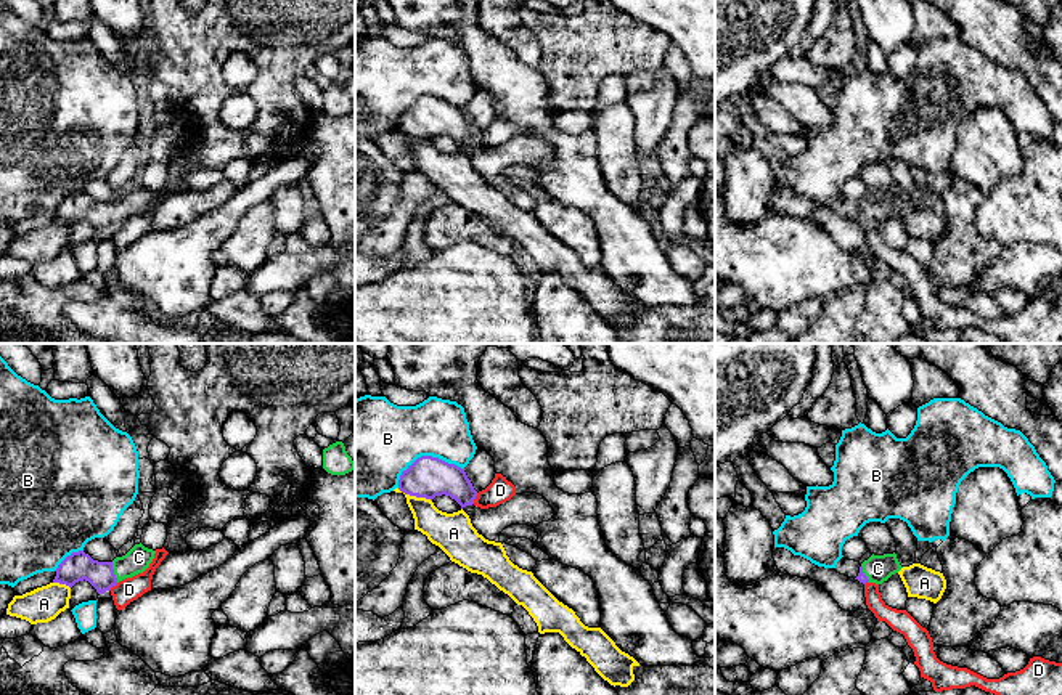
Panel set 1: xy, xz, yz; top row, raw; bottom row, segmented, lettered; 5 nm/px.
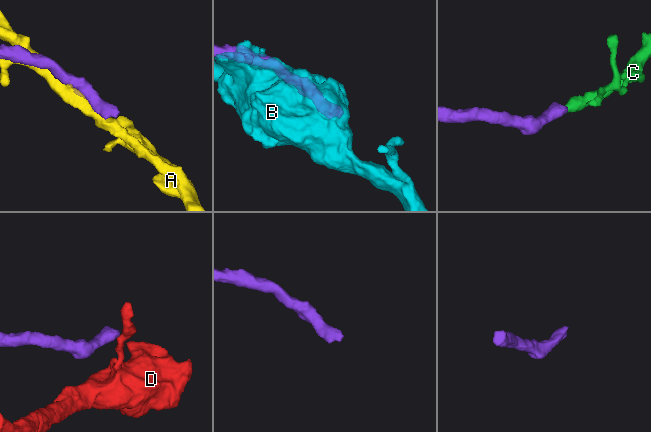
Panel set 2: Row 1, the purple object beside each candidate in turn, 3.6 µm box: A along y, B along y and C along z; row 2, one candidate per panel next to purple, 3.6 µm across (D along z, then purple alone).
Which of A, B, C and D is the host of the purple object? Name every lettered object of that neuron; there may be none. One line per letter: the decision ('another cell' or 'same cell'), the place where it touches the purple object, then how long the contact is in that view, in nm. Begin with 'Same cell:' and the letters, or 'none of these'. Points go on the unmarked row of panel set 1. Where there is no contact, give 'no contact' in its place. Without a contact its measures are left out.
Same cell: C
A: another cell; contact xz (415, 135); length 190 nm
B: another cell; contact xz (424, 97); length 340 nm
C: same cell; contact xy (113, 212); length 110 nm
D: another cell; contact xz (474, 138); length 60 nm

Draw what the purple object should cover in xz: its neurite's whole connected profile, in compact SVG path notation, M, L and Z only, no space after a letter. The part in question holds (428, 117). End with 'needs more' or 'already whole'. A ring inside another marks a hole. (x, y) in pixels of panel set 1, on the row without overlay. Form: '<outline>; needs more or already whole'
M421 96L408 106L400 116L398 130L431 141L445 135L455 140L461 149L472 146L477 136L464 109L432 96Z; already whole

